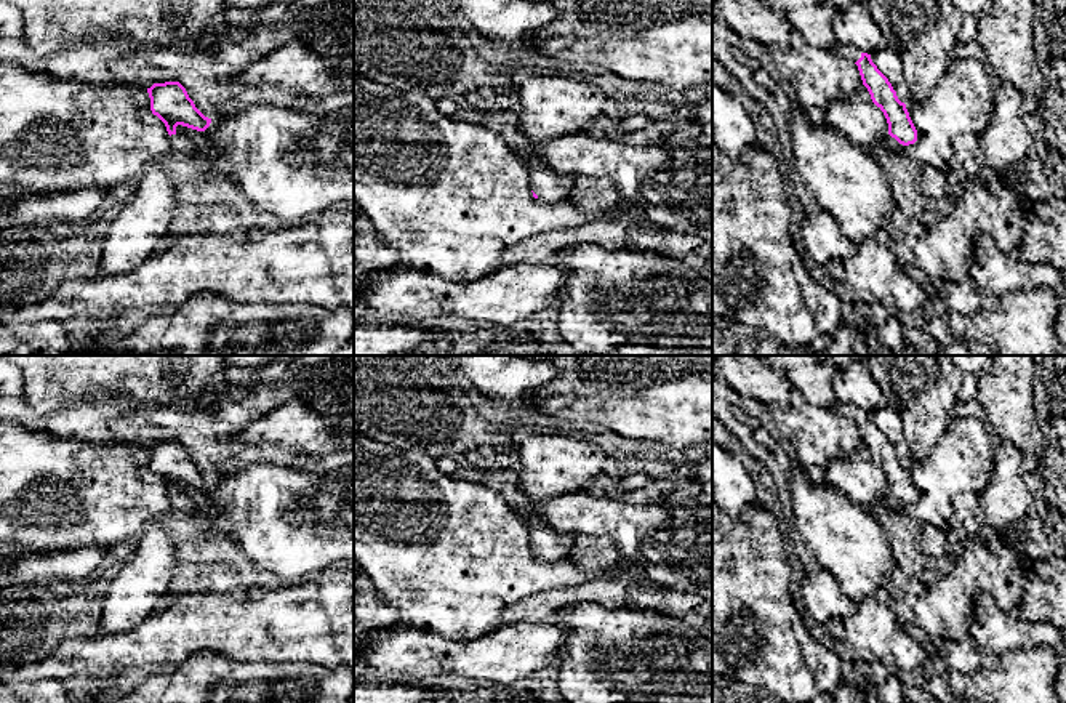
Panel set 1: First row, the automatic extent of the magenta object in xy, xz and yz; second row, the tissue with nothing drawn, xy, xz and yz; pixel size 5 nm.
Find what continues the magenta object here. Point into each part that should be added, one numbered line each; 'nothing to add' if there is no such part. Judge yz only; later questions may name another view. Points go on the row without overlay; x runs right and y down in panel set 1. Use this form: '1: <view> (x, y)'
1: yz (853, 413)
2: yz (890, 502)

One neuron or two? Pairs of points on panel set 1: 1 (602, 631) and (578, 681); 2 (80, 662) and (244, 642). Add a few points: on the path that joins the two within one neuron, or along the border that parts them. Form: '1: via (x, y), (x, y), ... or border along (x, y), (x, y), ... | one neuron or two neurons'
1: via (591, 644), (585, 652), (585, 668) | one neuron
2: via (120, 652), (164, 638), (204, 638) | one neuron

